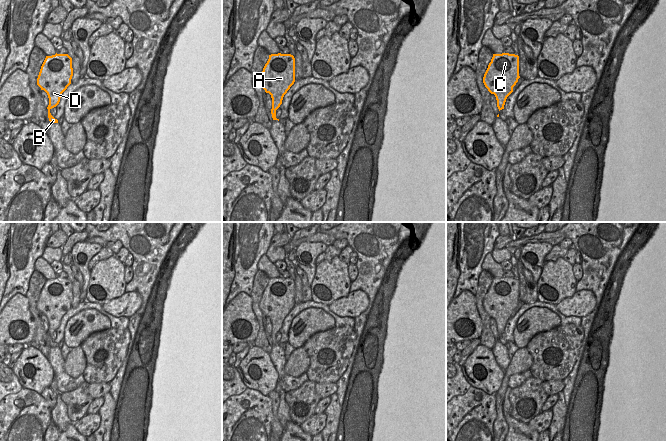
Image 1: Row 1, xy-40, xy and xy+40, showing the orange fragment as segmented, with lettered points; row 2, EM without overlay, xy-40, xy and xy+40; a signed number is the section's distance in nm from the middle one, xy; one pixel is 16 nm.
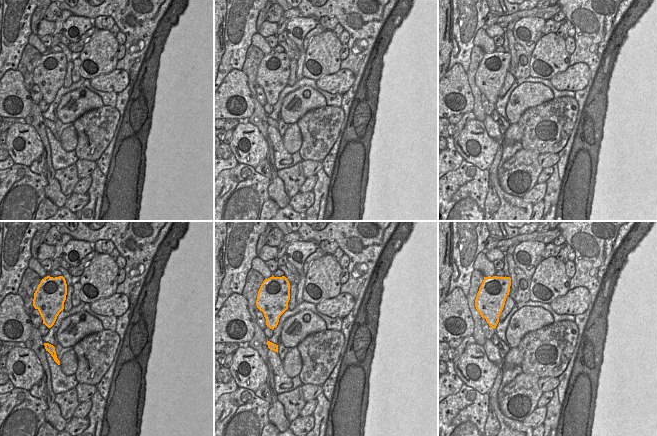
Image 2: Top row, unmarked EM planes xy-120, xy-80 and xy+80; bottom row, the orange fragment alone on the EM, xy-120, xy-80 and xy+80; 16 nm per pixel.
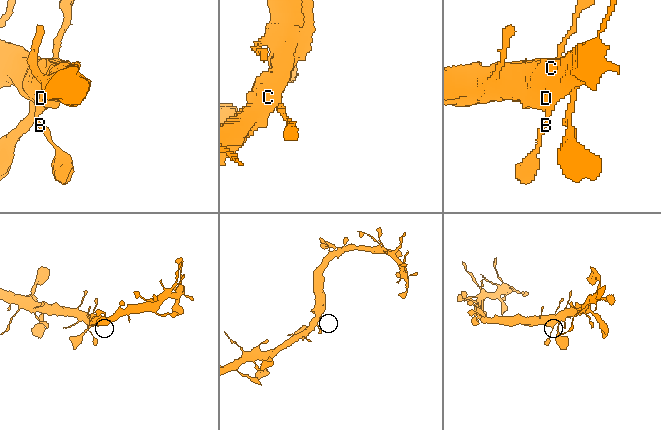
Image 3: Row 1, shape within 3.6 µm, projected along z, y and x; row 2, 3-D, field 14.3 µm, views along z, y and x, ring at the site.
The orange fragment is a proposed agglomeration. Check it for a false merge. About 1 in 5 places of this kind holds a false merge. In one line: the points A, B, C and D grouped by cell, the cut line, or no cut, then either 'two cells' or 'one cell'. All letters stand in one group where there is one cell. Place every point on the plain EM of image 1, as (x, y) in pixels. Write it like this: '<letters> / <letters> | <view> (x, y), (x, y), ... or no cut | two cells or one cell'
A B C D | no cut | one cell

